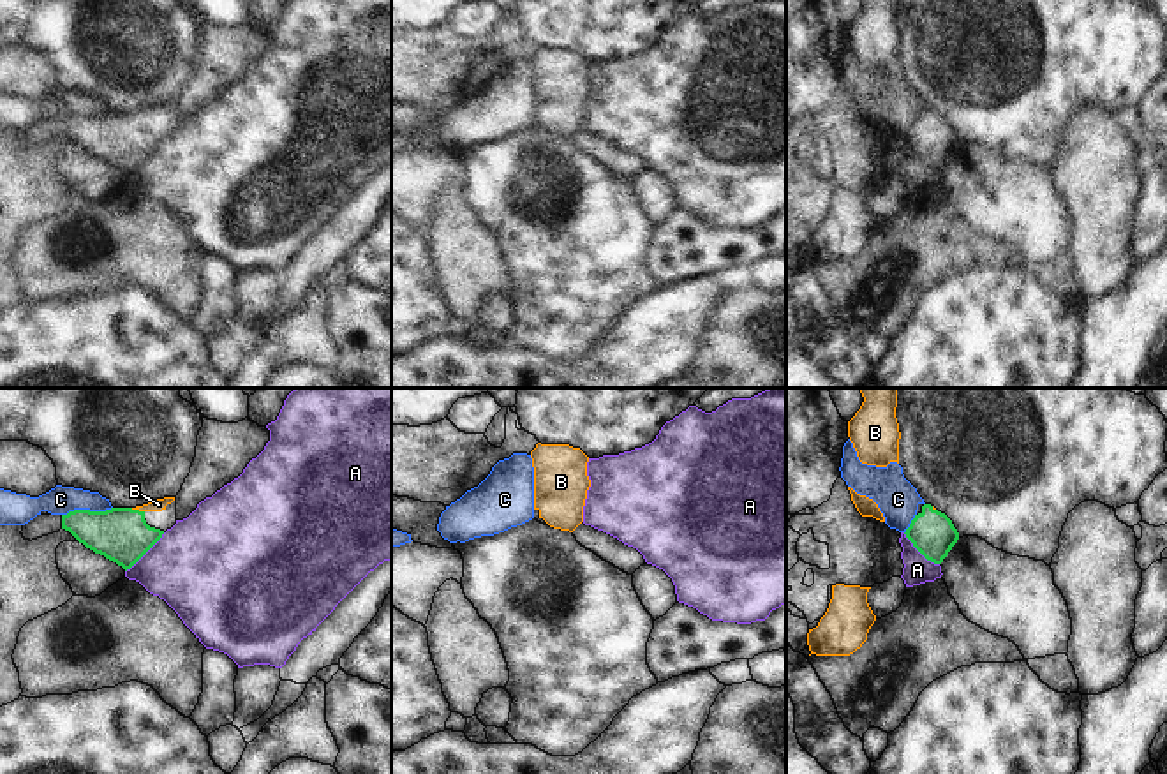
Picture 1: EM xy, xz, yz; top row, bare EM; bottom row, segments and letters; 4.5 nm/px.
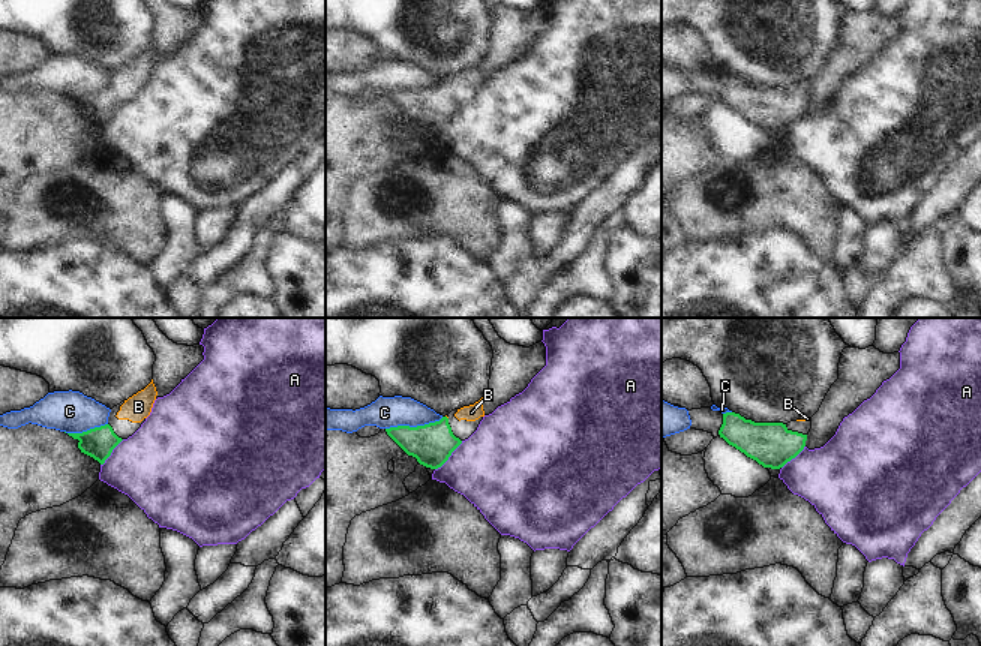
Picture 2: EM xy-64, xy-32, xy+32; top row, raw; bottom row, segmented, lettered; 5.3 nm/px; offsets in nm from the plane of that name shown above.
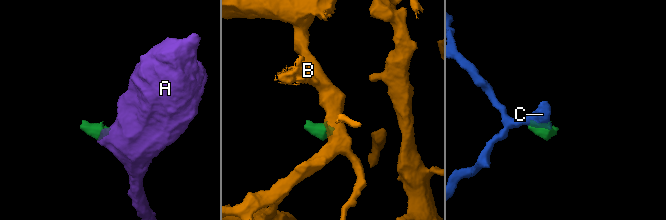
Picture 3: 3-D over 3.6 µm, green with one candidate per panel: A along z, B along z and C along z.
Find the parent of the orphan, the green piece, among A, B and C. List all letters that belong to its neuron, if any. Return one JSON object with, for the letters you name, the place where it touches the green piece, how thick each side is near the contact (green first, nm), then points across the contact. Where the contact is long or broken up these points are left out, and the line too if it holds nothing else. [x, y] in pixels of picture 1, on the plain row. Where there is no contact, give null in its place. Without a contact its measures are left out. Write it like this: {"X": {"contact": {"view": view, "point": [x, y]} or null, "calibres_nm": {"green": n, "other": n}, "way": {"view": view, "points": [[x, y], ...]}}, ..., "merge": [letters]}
{"B": {"contact": {"view": "xy", "point": [138, 115]}, "calibres_nm": {"green": 260, "other": 60}, "way": {"view": "xy", "points": [[122, 140], [138, 115], [159, 110]]}}, "merge": ["B"]}

